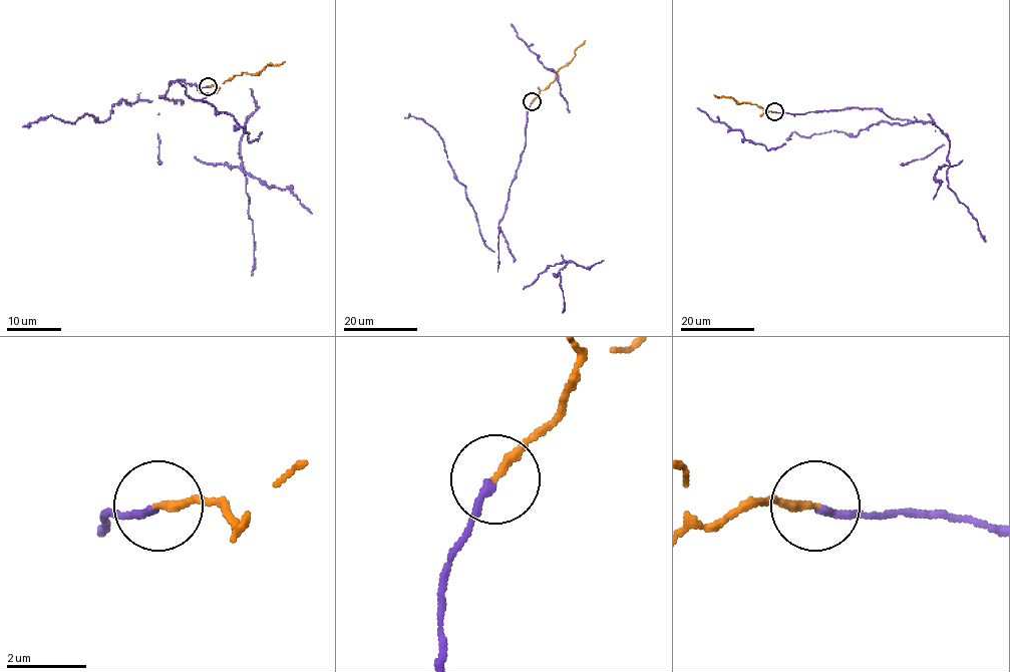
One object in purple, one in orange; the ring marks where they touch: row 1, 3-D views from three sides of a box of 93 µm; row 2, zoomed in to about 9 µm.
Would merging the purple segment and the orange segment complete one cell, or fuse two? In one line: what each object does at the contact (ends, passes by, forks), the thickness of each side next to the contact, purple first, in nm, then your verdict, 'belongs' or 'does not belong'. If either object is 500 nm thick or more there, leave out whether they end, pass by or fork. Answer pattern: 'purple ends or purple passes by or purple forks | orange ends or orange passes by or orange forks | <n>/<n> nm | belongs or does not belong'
purple ends | orange ends | 190/200 nm | belongs

